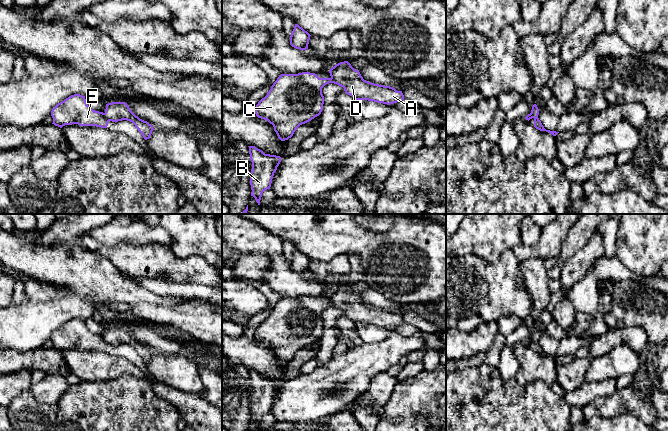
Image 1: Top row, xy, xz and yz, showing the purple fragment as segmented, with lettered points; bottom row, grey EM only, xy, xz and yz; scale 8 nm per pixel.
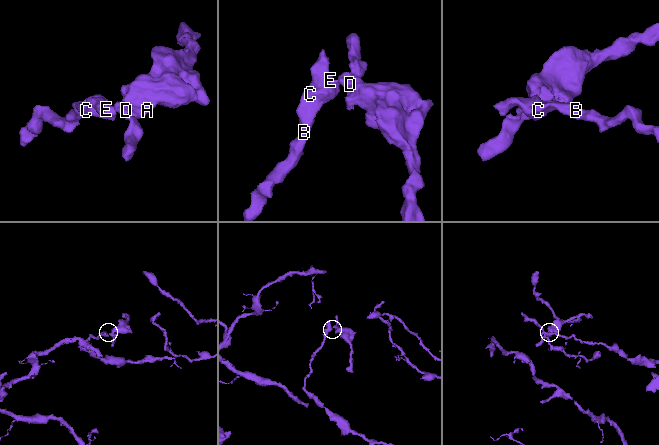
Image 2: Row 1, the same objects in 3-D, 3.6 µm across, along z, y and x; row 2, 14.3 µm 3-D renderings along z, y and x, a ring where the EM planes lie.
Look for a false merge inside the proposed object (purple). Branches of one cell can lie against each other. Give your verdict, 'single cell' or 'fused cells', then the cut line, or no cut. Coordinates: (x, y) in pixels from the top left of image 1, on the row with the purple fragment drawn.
fused cells; cut in xy along (104, 113), (109, 120)

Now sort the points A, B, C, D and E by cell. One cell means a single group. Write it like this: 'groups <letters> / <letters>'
groups A D / B C E

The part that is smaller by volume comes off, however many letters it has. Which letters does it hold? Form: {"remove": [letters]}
{"remove": ["A", "D"]}

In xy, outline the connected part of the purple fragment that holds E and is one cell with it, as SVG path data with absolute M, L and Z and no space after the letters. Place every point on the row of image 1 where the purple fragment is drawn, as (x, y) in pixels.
M74 94L58 103L51 111L53 123L62 128L65 125L96 126L107 128L109 120L105 113L91 109L85 96Z

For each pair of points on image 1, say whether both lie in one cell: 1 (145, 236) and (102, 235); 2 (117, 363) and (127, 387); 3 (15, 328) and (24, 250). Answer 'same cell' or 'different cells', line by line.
1: same cell
2: different cells
3: different cells

